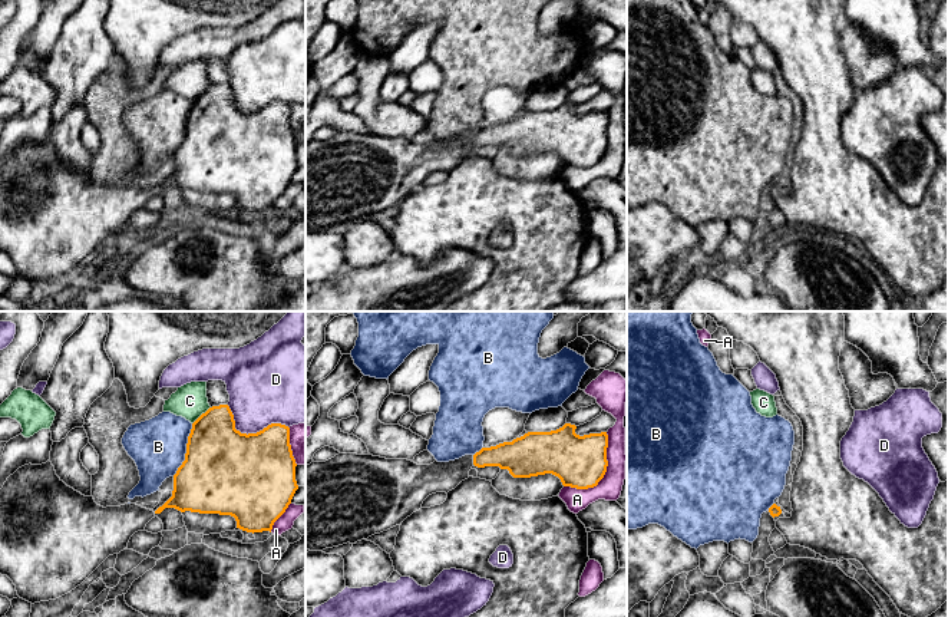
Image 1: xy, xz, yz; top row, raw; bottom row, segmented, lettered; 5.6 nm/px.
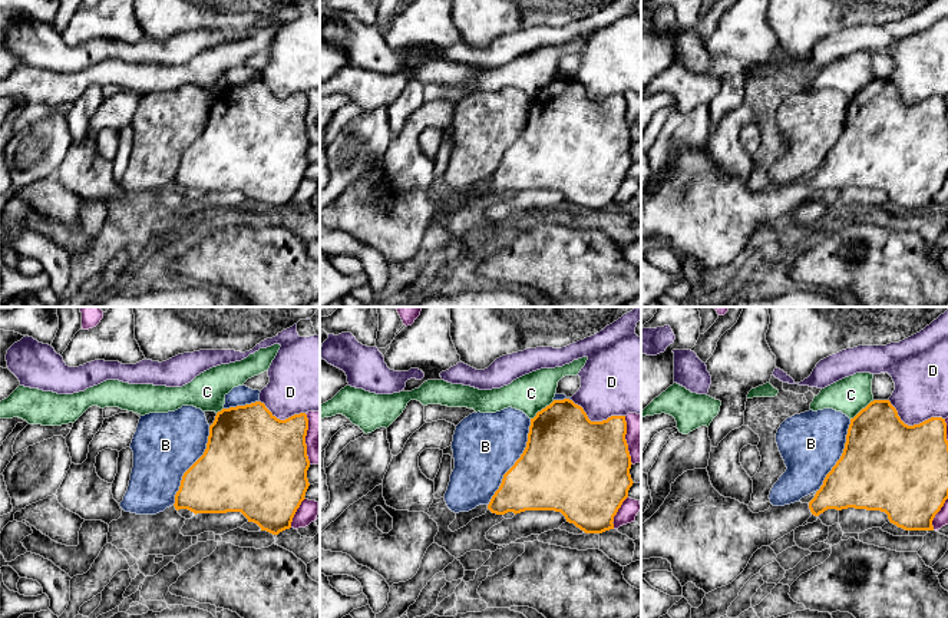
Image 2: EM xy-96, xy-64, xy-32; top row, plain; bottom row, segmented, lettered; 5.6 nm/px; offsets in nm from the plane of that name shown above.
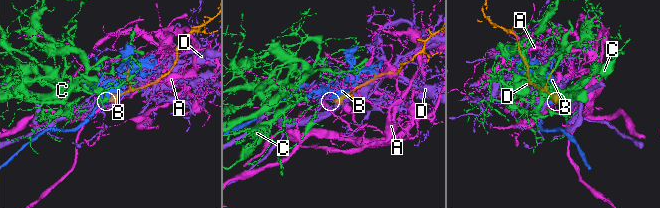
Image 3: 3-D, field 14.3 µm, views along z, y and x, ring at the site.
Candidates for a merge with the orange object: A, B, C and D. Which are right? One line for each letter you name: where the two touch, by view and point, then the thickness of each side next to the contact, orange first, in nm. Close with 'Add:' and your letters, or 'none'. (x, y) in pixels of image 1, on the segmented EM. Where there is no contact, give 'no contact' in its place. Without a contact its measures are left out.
Add: none

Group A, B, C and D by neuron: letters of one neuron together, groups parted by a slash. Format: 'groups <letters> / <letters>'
groups A / B / C / D

